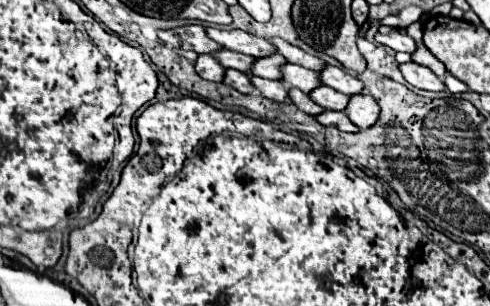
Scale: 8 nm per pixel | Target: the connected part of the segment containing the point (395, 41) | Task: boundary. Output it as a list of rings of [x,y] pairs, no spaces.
[[[376,33],[374,37],[376,37],[378,43],[388,45],[388,47],[394,49],[394,51],[406,51],[406,53],[412,53],[412,51],[416,49],[414,41],[412,41],[406,33],[392,33],[392,35],[380,35],[380,33]]]

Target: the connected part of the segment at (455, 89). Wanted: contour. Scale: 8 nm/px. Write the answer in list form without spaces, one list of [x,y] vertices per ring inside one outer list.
[[[446,73],[446,79],[444,79],[444,85],[446,85],[446,91],[450,91],[452,95],[458,95],[462,91],[466,91],[466,85],[462,81],[458,81],[456,77],[452,77],[450,73]]]

